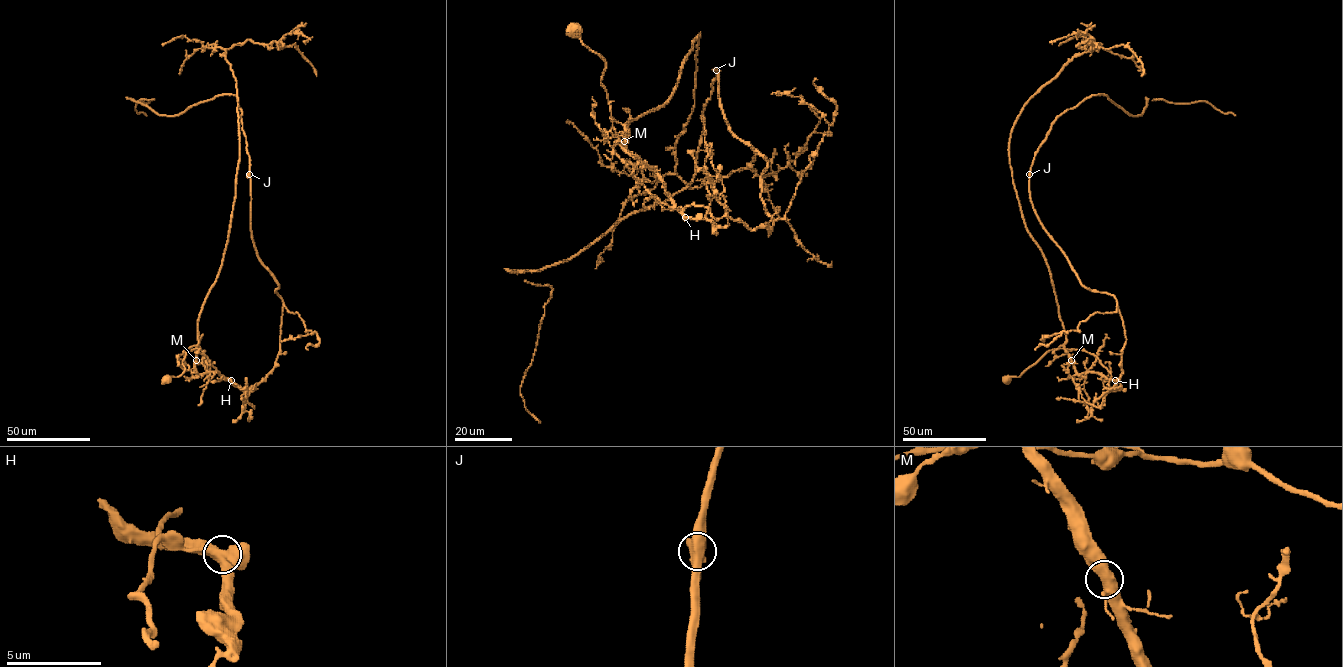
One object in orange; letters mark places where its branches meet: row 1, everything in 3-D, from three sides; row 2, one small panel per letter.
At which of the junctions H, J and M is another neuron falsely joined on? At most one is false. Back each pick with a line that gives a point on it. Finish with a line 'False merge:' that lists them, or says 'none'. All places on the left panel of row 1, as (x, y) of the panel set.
H: place (231, 380)
False merge: H

